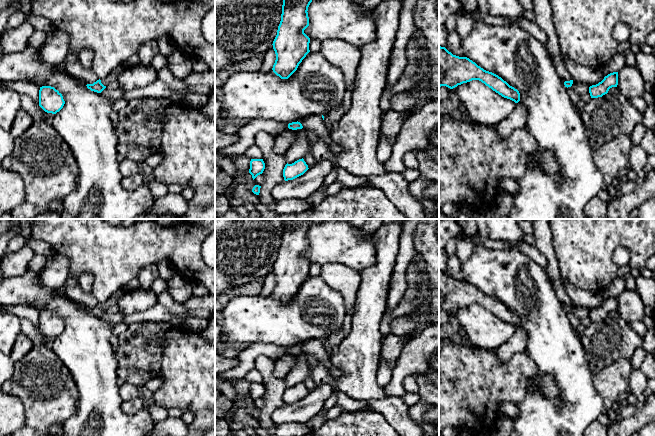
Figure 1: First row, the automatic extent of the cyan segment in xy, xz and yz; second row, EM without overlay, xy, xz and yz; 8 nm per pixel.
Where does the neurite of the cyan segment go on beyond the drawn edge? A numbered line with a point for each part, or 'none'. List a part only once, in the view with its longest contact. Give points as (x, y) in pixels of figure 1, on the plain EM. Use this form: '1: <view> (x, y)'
none

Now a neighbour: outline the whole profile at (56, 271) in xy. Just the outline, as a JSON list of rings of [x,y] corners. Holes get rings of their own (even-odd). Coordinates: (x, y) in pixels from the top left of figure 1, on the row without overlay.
[[[55,252],[48,257],[44,269],[39,273],[39,284],[52,290],[60,290],[68,277],[69,261]]]

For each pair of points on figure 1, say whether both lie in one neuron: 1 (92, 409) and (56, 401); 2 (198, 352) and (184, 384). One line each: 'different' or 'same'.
1: different
2: same

